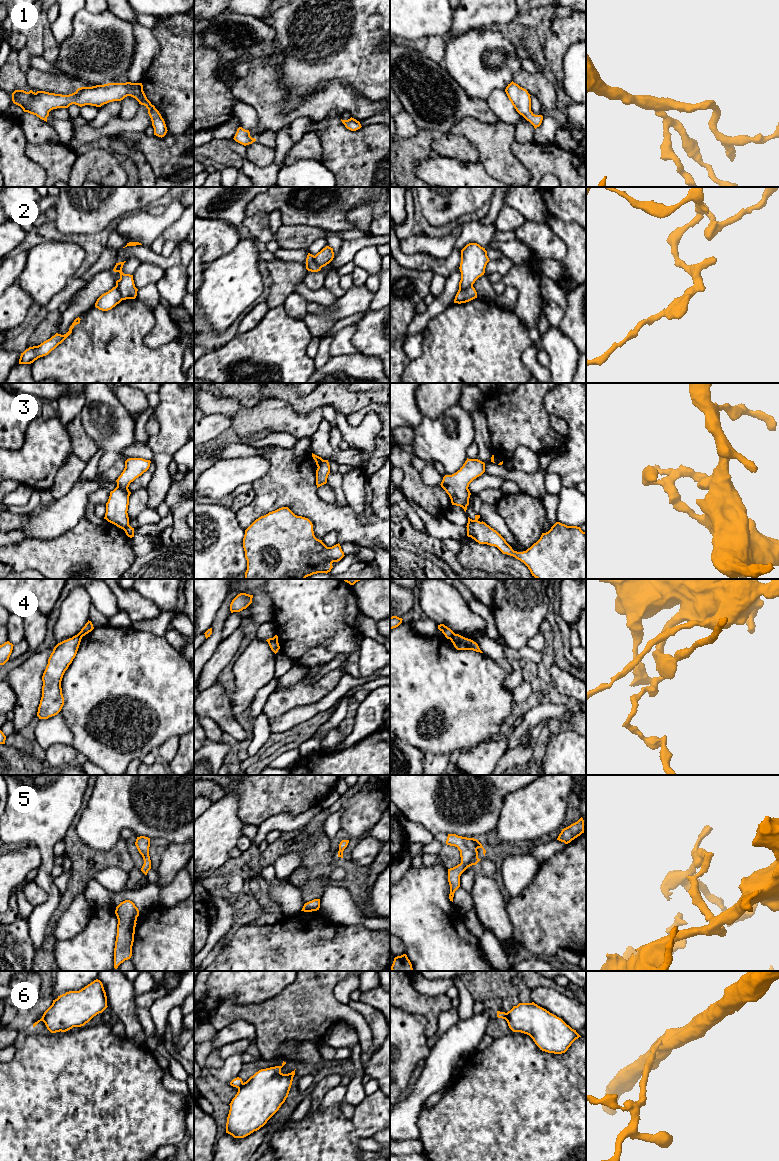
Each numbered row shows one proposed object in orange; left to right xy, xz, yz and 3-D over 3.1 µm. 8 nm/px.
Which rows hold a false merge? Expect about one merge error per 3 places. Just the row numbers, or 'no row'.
2, 3, 4, 6

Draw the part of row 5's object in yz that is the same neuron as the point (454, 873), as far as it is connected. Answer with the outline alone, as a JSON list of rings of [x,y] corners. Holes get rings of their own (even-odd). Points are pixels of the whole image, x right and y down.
[[[448,834],[446,844],[455,846],[460,851],[461,863],[448,869],[448,882],[450,885],[449,899],[453,902],[455,891],[460,887],[460,876],[470,866],[476,865],[481,859],[478,858],[478,848],[483,849],[485,856],[486,850],[482,844],[474,838]]]

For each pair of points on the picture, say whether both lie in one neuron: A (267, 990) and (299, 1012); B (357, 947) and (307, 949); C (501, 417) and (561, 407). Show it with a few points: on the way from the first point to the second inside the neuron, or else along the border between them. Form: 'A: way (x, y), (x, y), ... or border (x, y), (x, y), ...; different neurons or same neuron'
A: border (293, 981), (273, 997), (253, 1004); different neurons
B: way (345, 948), (319, 949); same neuron
C: border (546, 393), (544, 408), (549, 415); different neurons

